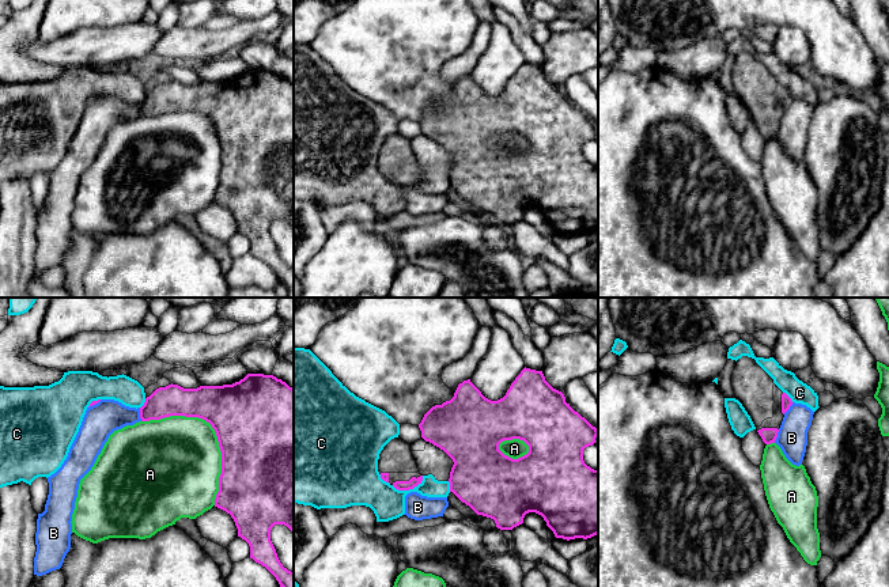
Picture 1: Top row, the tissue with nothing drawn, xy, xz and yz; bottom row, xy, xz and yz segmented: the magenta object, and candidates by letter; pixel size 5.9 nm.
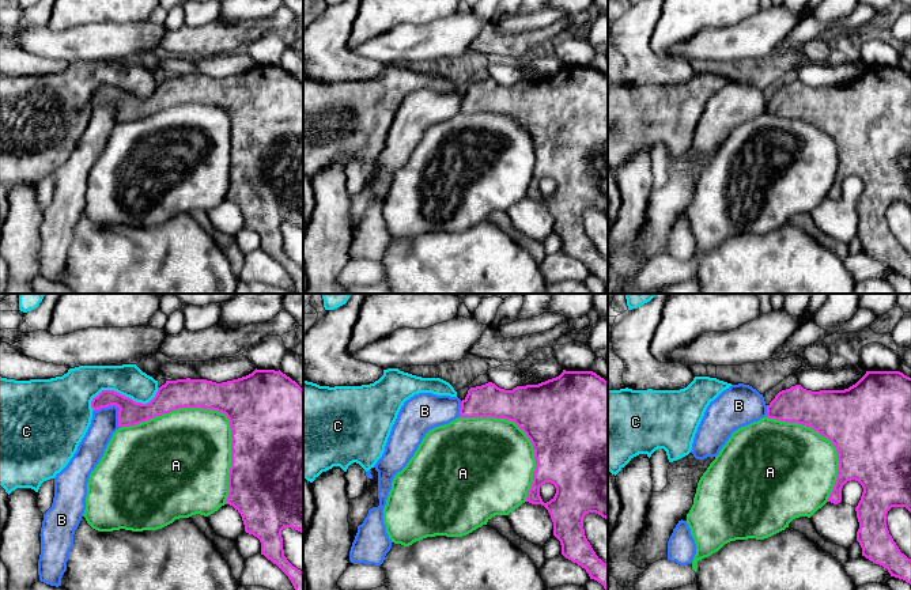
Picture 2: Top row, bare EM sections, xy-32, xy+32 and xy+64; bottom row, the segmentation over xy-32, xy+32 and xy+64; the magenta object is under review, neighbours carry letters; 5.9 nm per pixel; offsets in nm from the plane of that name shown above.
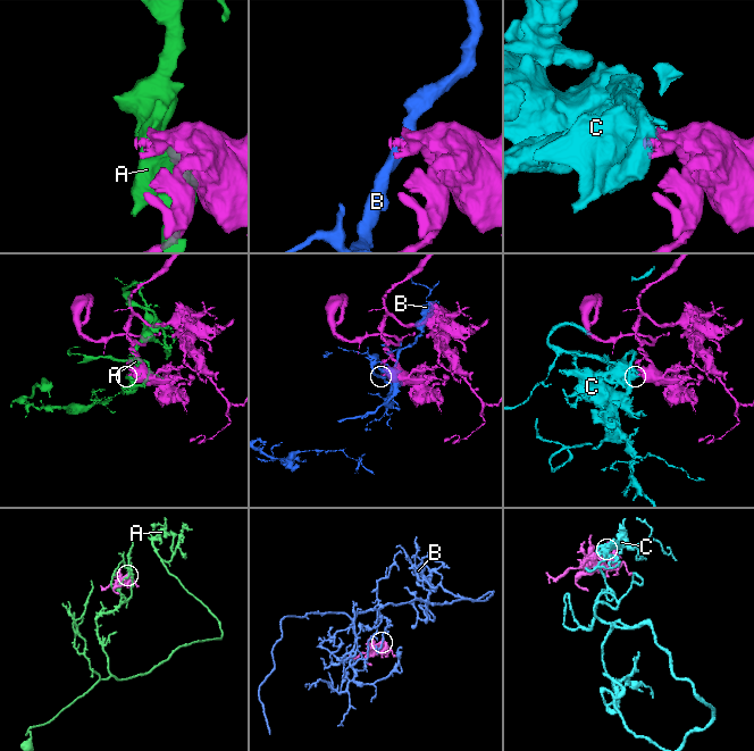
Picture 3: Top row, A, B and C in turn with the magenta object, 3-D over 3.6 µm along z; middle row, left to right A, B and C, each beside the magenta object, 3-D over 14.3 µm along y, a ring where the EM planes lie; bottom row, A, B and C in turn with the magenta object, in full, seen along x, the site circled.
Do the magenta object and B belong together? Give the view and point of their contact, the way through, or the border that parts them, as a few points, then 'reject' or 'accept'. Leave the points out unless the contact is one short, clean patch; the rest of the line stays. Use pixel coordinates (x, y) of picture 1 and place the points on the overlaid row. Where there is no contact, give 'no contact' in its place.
contact xy (140, 415); border xy (139, 408), (142, 420); reject

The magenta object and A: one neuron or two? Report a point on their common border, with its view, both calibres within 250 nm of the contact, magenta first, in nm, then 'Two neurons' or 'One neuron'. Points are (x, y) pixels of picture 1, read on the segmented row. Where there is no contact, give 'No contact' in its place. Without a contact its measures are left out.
Touches magenta at xy (215, 431). Thickness 500 nm (magenta) against 460 nm. Two neurons

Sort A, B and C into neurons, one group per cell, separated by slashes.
A / B / C

